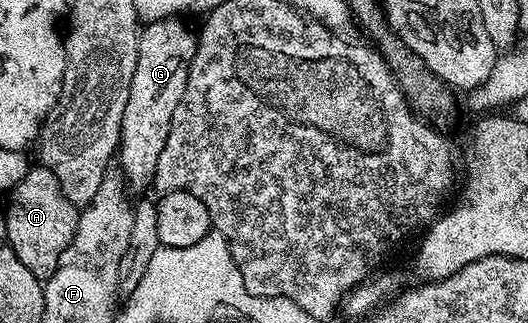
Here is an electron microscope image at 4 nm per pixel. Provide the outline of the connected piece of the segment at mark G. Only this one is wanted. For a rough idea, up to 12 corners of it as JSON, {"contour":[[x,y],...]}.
{"contour":[[180,16],[138,32],[119,172],[137,193],[155,166],[197,50]]}

